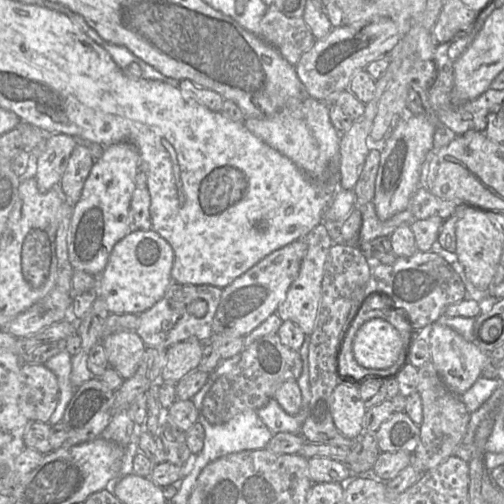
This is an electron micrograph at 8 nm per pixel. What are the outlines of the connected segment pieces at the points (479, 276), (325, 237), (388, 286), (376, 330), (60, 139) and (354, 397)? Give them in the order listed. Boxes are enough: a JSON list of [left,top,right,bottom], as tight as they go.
[[455,207,502,289],[276,223,335,336],[371,250,467,330],[353,318,403,369],[35,133,78,192],[332,380,367,440]]

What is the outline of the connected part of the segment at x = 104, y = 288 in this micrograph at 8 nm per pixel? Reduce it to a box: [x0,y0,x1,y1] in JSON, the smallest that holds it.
[97,230,174,314]

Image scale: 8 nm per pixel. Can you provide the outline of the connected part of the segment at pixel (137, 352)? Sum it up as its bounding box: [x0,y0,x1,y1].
[101,330,147,380]

